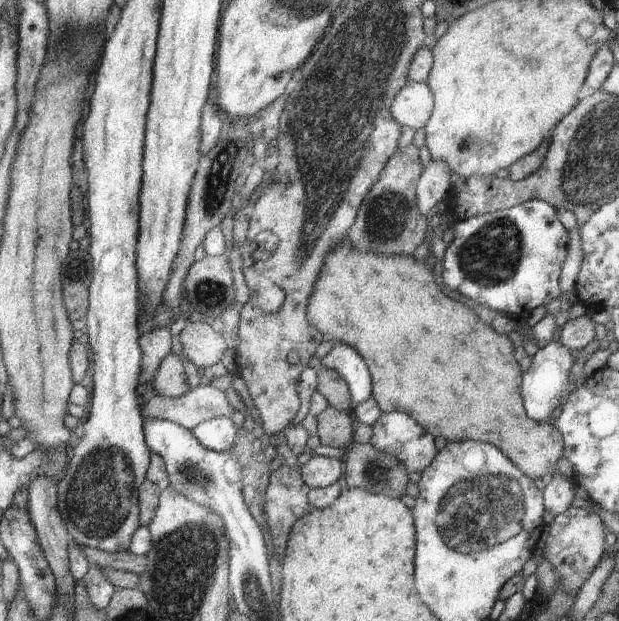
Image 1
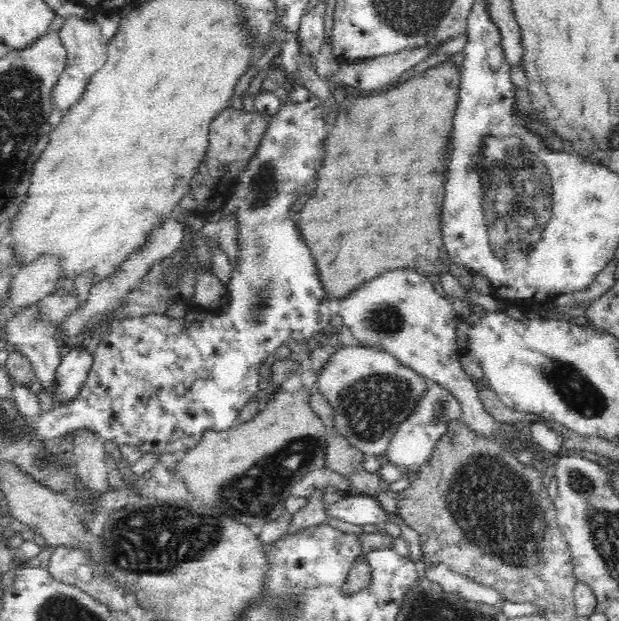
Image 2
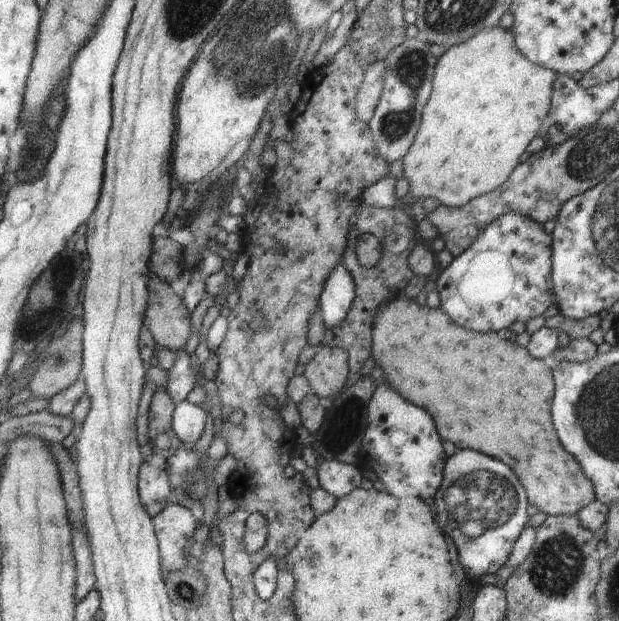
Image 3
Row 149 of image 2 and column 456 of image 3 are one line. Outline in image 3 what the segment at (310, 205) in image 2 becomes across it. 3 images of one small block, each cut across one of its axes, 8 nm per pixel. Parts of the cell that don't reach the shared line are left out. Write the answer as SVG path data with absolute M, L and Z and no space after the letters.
M397 295L380 304L380 308L373 328L372 358L377 366L383 366L389 382L407 396L407 400L427 408L427 412L435 416L443 440L451 440L457 448L473 448L495 456L509 468L515 468L515 476L519 476L523 488L527 488L527 500L543 514L576 516L581 508L595 501L591 482L573 456L561 448L553 432L549 420L554 394L552 370L542 360L531 358L525 347L497 338L497 334L469 332L457 326L443 310L421 308L418 302L405 296Z

